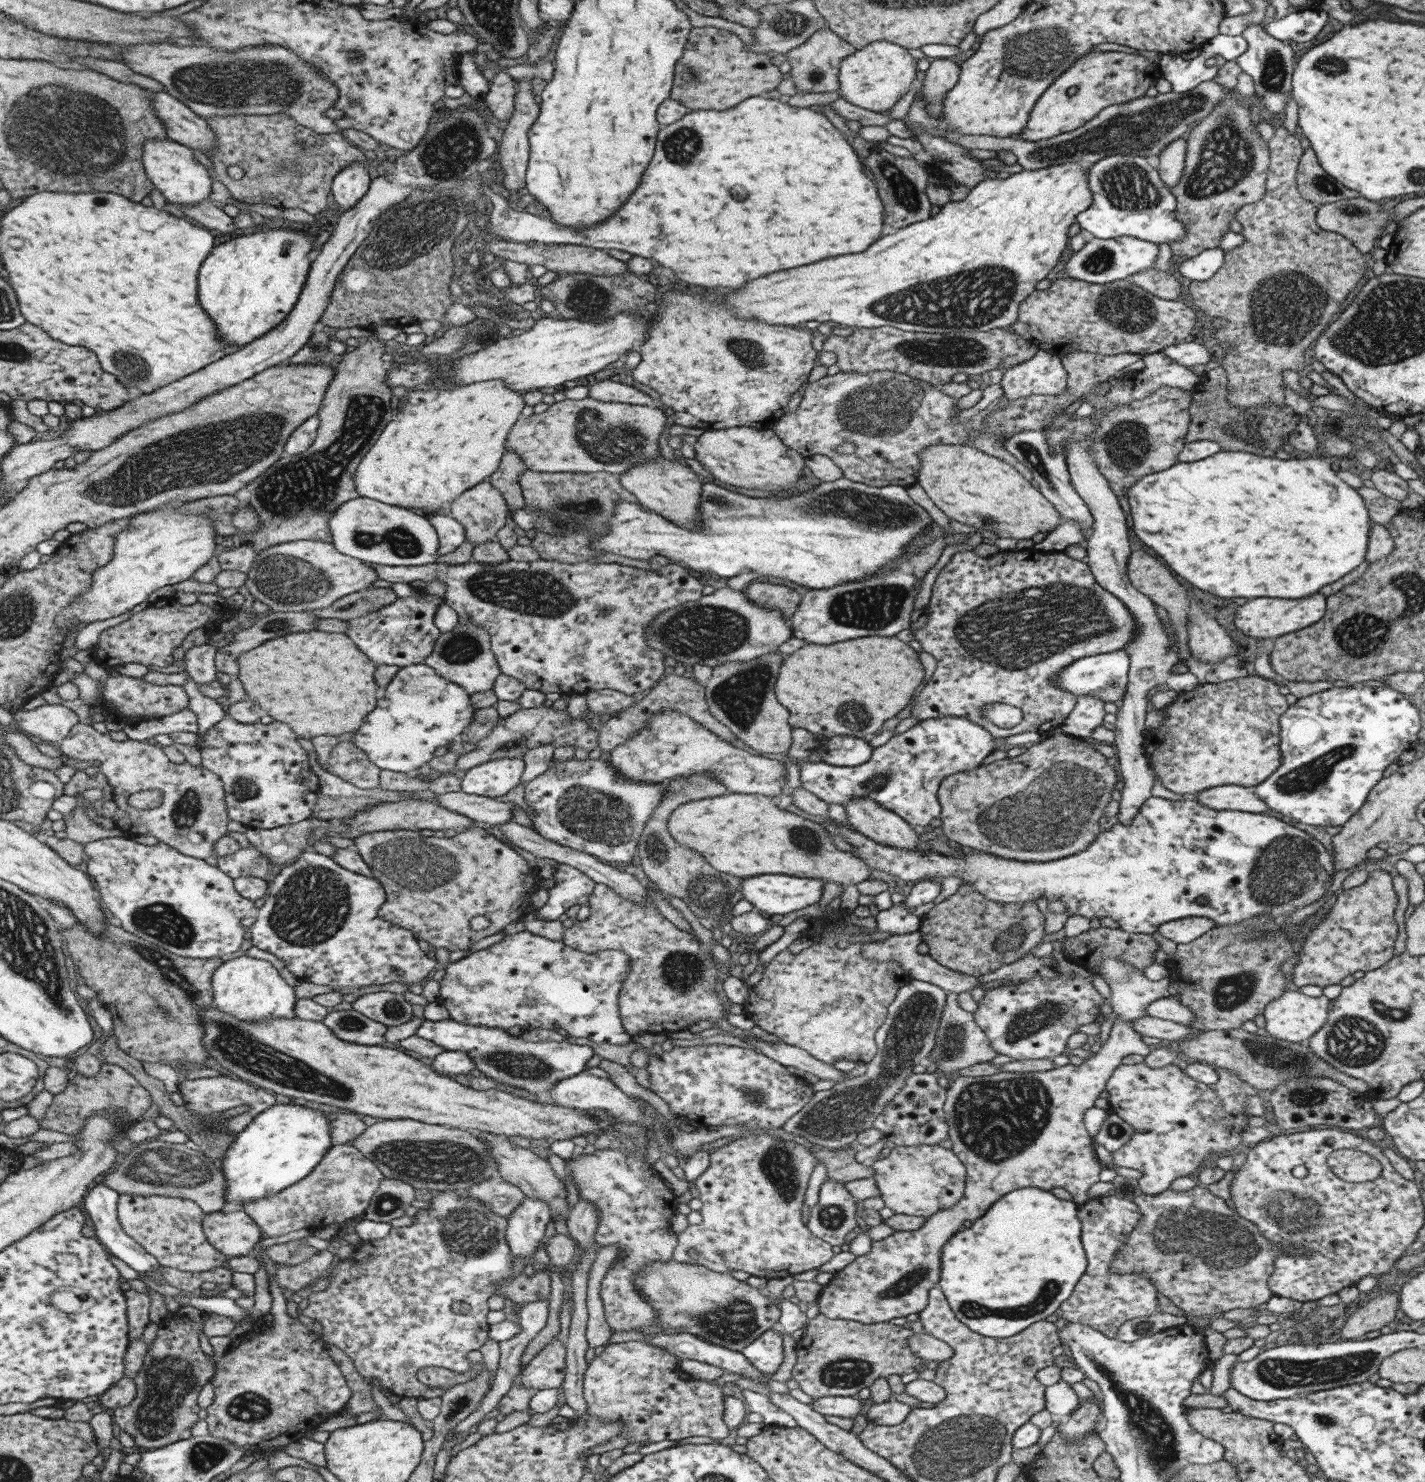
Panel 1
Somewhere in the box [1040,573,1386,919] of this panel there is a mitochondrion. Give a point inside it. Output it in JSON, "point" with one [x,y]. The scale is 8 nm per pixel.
{"point":[1286,868]}

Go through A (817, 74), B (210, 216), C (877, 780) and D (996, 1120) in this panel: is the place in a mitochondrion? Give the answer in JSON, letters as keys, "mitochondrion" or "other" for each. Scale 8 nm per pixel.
{"A":"mitochondrion","B":"other","C":"mitochondrion","D":"mitochondrion"}

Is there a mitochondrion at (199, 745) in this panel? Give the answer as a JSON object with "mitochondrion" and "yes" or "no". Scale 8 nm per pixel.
{"mitochondrion":"no"}

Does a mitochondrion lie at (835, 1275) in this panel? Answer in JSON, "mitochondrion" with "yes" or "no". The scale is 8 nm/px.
{"mitochondrion":"no"}

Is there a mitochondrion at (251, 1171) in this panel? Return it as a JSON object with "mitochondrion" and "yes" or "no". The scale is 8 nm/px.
{"mitochondrion":"no"}

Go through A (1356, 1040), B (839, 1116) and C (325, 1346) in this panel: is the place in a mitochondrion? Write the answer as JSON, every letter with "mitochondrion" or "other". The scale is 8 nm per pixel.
{"A":"mitochondrion","B":"mitochondrion","C":"other"}

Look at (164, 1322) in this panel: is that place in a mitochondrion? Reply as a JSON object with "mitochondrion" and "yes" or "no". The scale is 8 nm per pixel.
{"mitochondrion":"no"}

